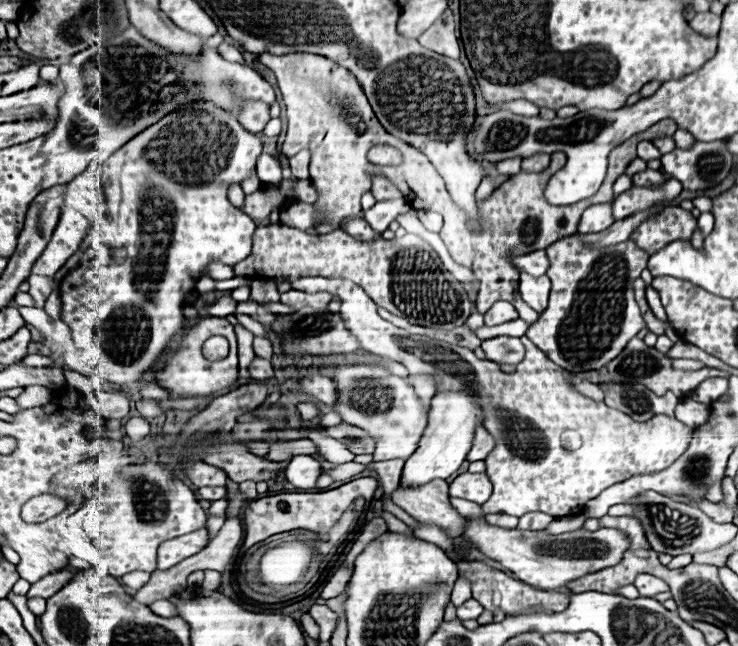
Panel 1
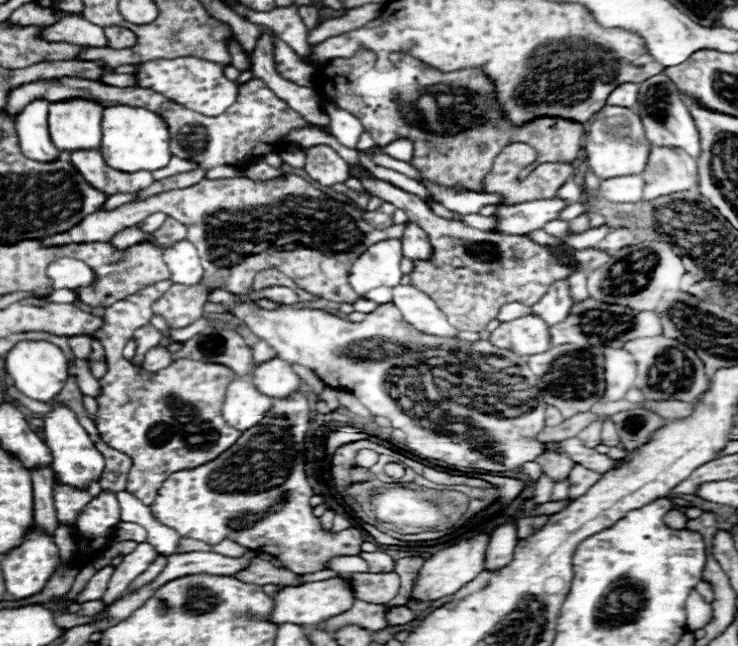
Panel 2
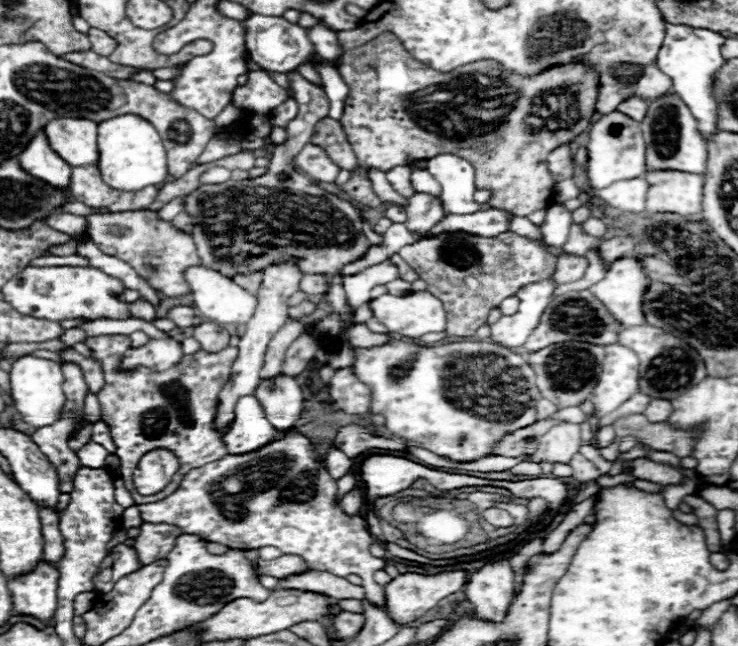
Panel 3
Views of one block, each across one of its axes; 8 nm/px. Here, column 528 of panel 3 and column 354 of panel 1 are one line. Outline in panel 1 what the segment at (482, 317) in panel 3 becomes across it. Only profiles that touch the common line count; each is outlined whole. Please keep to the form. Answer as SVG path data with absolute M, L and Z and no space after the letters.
M270 224L258 226L252 236L252 252L246 260L234 266L236 276L248 278L284 278L288 282L302 276L348 278L362 286L364 292L388 312L406 318L410 324L428 326L434 330L452 330L466 324L472 314L462 282L458 282L442 264L438 254L416 236L402 236L394 240L360 242L344 230L330 234L306 234L302 230Z

